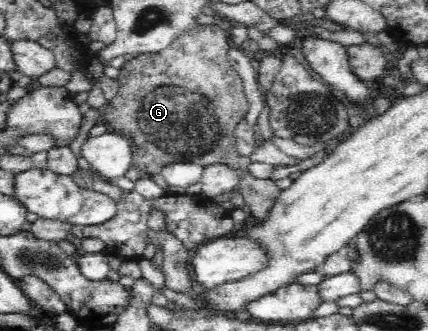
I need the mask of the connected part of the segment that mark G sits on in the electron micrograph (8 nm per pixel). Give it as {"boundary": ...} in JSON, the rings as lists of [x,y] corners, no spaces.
{"boundary":[[[196,24],[191,26],[189,29],[181,32],[178,38],[174,38],[172,42],[170,42],[170,46],[164,48],[164,50],[160,50],[160,52],[154,53],[142,53],[136,58],[132,60],[128,60],[125,64],[120,68],[119,76],[116,79],[119,84],[119,89],[114,98],[111,98],[105,105],[101,108],[101,119],[113,128],[112,132],[116,134],[120,134],[129,138],[134,145],[133,150],[133,166],[135,166],[142,175],[152,176],[157,175],[164,168],[164,166],[168,166],[168,164],[174,164],[178,162],[187,162],[192,164],[199,164],[202,167],[210,166],[210,164],[222,164],[226,165],[228,168],[235,170],[237,175],[240,178],[240,185],[238,187],[240,194],[242,194],[245,204],[248,204],[250,207],[250,214],[254,216],[254,218],[261,221],[266,215],[267,210],[270,210],[271,204],[275,201],[275,198],[280,195],[281,190],[278,189],[275,182],[270,179],[256,179],[253,176],[248,174],[247,168],[251,163],[249,158],[242,158],[238,156],[238,153],[233,149],[233,142],[231,142],[231,132],[235,127],[235,122],[238,122],[238,119],[244,119],[246,116],[246,112],[248,112],[249,104],[246,96],[244,95],[243,86],[242,86],[242,78],[230,67],[230,63],[228,61],[228,51],[230,50],[230,37],[228,34],[218,25],[208,24],[201,25]]]}

